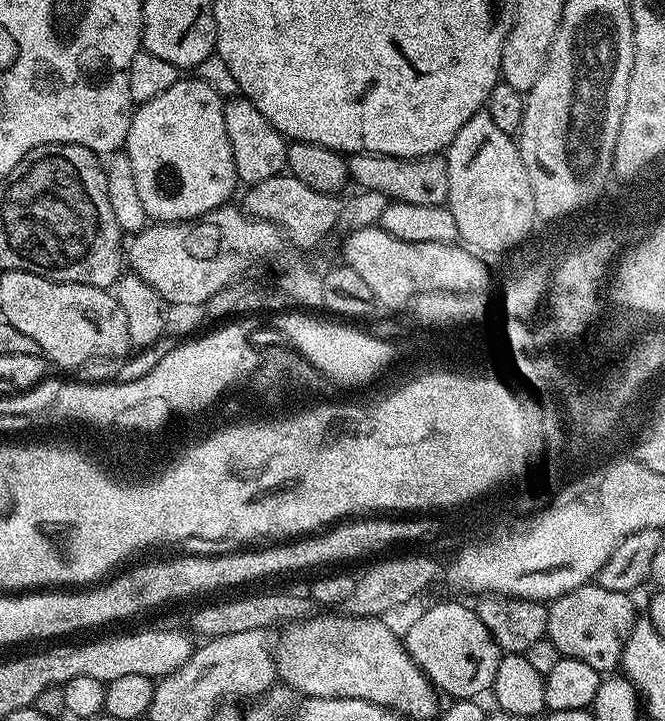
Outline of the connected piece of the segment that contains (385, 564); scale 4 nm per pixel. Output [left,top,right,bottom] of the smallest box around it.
[338,554,442,617]

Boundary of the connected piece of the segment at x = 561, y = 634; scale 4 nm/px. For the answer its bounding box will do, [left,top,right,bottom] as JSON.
[546,582,638,674]

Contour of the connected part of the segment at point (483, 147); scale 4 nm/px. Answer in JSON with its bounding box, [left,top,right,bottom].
[446,110,538,254]

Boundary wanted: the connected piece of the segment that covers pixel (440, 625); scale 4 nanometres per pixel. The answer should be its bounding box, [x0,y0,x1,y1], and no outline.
[402,600,502,700]

